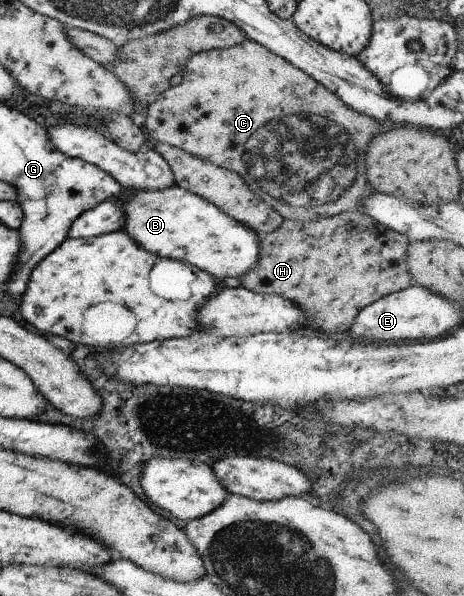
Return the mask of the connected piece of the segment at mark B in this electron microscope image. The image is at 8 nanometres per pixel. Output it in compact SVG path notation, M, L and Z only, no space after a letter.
M178 185L167 190L153 192L146 190L138 190L134 193L121 192L119 201L125 216L121 230L136 244L154 255L194 265L195 268L209 273L216 281L221 282L226 278L239 278L242 274L245 275L260 258L260 238L253 229L239 224L214 204Z

